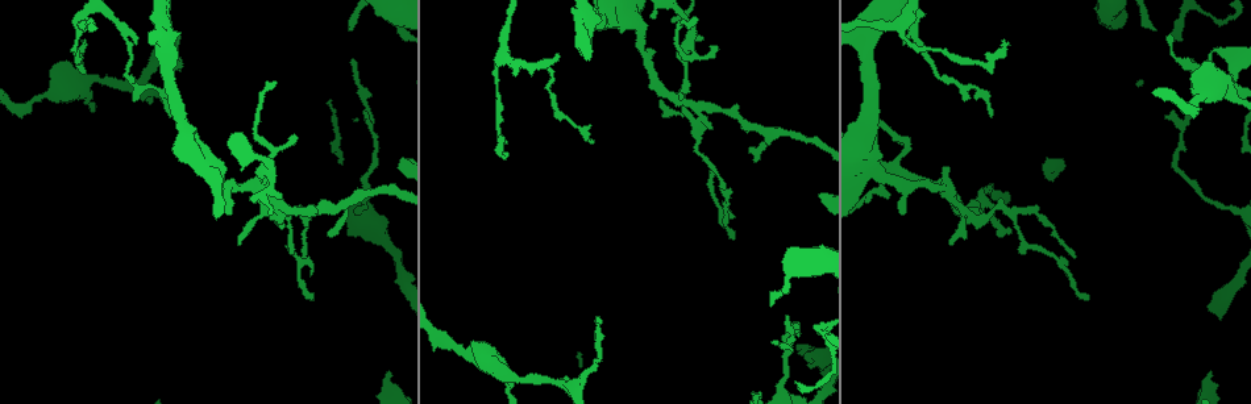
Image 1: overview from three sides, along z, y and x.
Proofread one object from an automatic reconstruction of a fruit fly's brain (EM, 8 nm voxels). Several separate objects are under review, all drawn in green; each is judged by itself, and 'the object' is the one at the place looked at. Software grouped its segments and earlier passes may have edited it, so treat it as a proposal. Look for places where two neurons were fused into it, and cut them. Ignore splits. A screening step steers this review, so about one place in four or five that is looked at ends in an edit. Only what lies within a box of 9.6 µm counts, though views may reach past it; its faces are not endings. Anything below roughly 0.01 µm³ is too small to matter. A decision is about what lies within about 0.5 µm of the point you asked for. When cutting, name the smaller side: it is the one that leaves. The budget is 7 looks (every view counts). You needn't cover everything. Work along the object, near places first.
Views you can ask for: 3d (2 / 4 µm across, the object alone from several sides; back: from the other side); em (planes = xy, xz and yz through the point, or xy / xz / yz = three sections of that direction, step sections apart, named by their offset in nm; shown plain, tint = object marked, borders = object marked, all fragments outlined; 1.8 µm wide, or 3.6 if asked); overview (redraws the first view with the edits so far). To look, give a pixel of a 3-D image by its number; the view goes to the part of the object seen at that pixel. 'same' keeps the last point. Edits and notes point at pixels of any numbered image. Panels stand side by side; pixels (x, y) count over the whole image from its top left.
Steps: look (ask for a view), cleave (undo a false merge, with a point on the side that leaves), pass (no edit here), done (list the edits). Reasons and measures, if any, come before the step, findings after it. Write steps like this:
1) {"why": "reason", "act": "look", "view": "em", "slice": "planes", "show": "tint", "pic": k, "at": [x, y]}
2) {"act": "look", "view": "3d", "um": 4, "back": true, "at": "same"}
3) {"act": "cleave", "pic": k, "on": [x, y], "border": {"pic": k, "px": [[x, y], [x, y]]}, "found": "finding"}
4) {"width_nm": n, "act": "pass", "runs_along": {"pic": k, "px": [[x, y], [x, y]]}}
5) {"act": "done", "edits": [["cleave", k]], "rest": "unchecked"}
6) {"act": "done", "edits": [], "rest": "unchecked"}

{"why": "calibre changes", "act": "look", "view": "3d", "um": 2, "pic": 1, "at": [153, 65]}

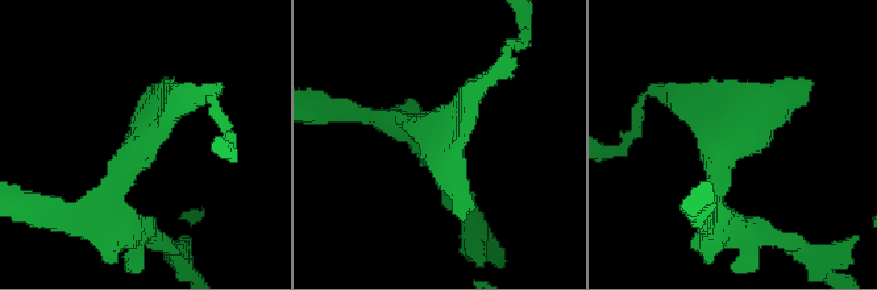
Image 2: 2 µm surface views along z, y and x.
{"act": "look", "view": "em", "slice": "planes", "show": "plain", "pic": 2, "at": [435, 129]}

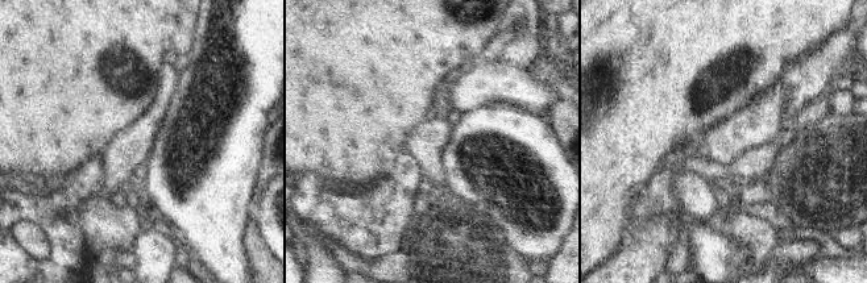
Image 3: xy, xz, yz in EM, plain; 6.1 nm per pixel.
{"act": "look", "view": "em", "slice": "planes", "show": "tint", "at": "same"}

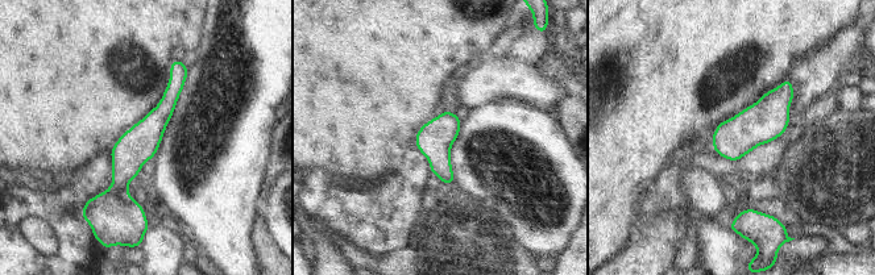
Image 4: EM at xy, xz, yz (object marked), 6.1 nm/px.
{"width_nm": 220, "act": "pass", "runs_along": {"pic": 4, "px": [[175, 65], [121, 176], [139, 216]]}, "found": "continuous, no second neuron"}

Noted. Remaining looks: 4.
{"why": "abrupt turn", "act": "look", "view": "em", "slice": "planes", "show": "plain", "pic": 1, "at": [266, 168]}

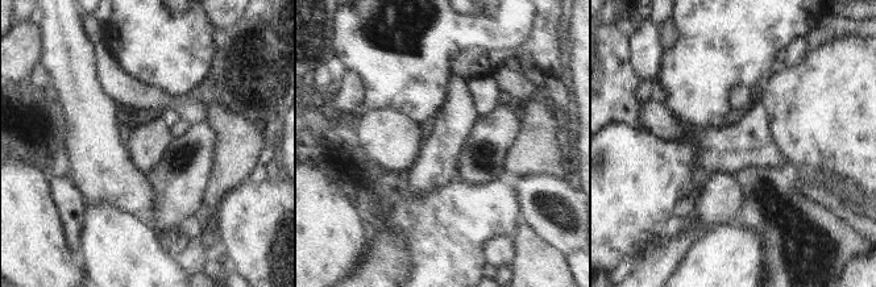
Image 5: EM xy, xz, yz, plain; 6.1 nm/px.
{"why": "where the object lies", "act": "look", "view": "em", "slice": "planes", "show": "tint", "at": "same"}

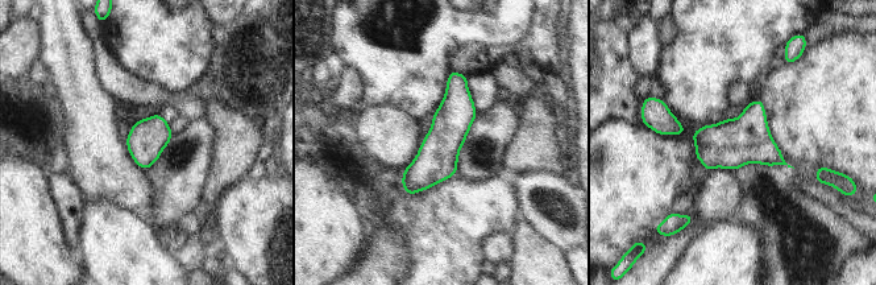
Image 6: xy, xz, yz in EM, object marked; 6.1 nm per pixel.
{"act": "pass", "found": "continuous, no second neuron"}

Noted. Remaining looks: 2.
{"why": "abrupt turn", "act": "look", "view": "em", "slice": "yz", "step": 16, "show": "tint", "pic": 1, "at": [904, 25]}

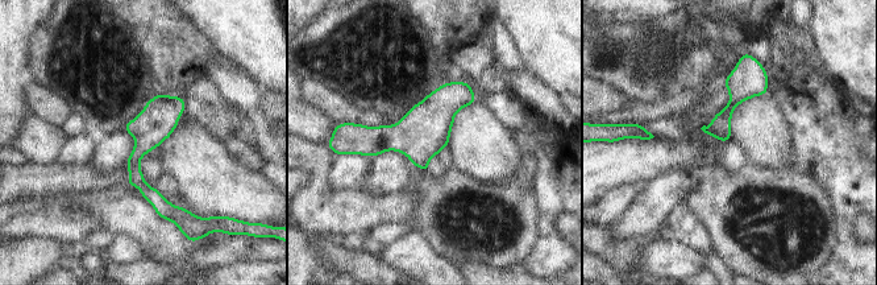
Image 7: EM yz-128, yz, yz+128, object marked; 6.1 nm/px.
{"act": "look", "view": "em", "slice": "planes", "show": "tint", "at": "same"}

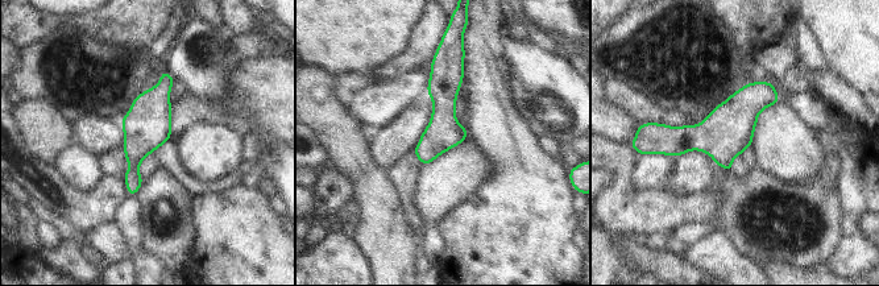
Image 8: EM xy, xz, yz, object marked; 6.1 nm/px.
{"act": "pass", "runs_along": {"pic": 8, "px": [[165, 74], [136, 148], [131, 191]]}, "found": "continuous, no second neuron"}

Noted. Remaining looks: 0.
{"act": "done", "edits": [], "rest": "unchecked"}

